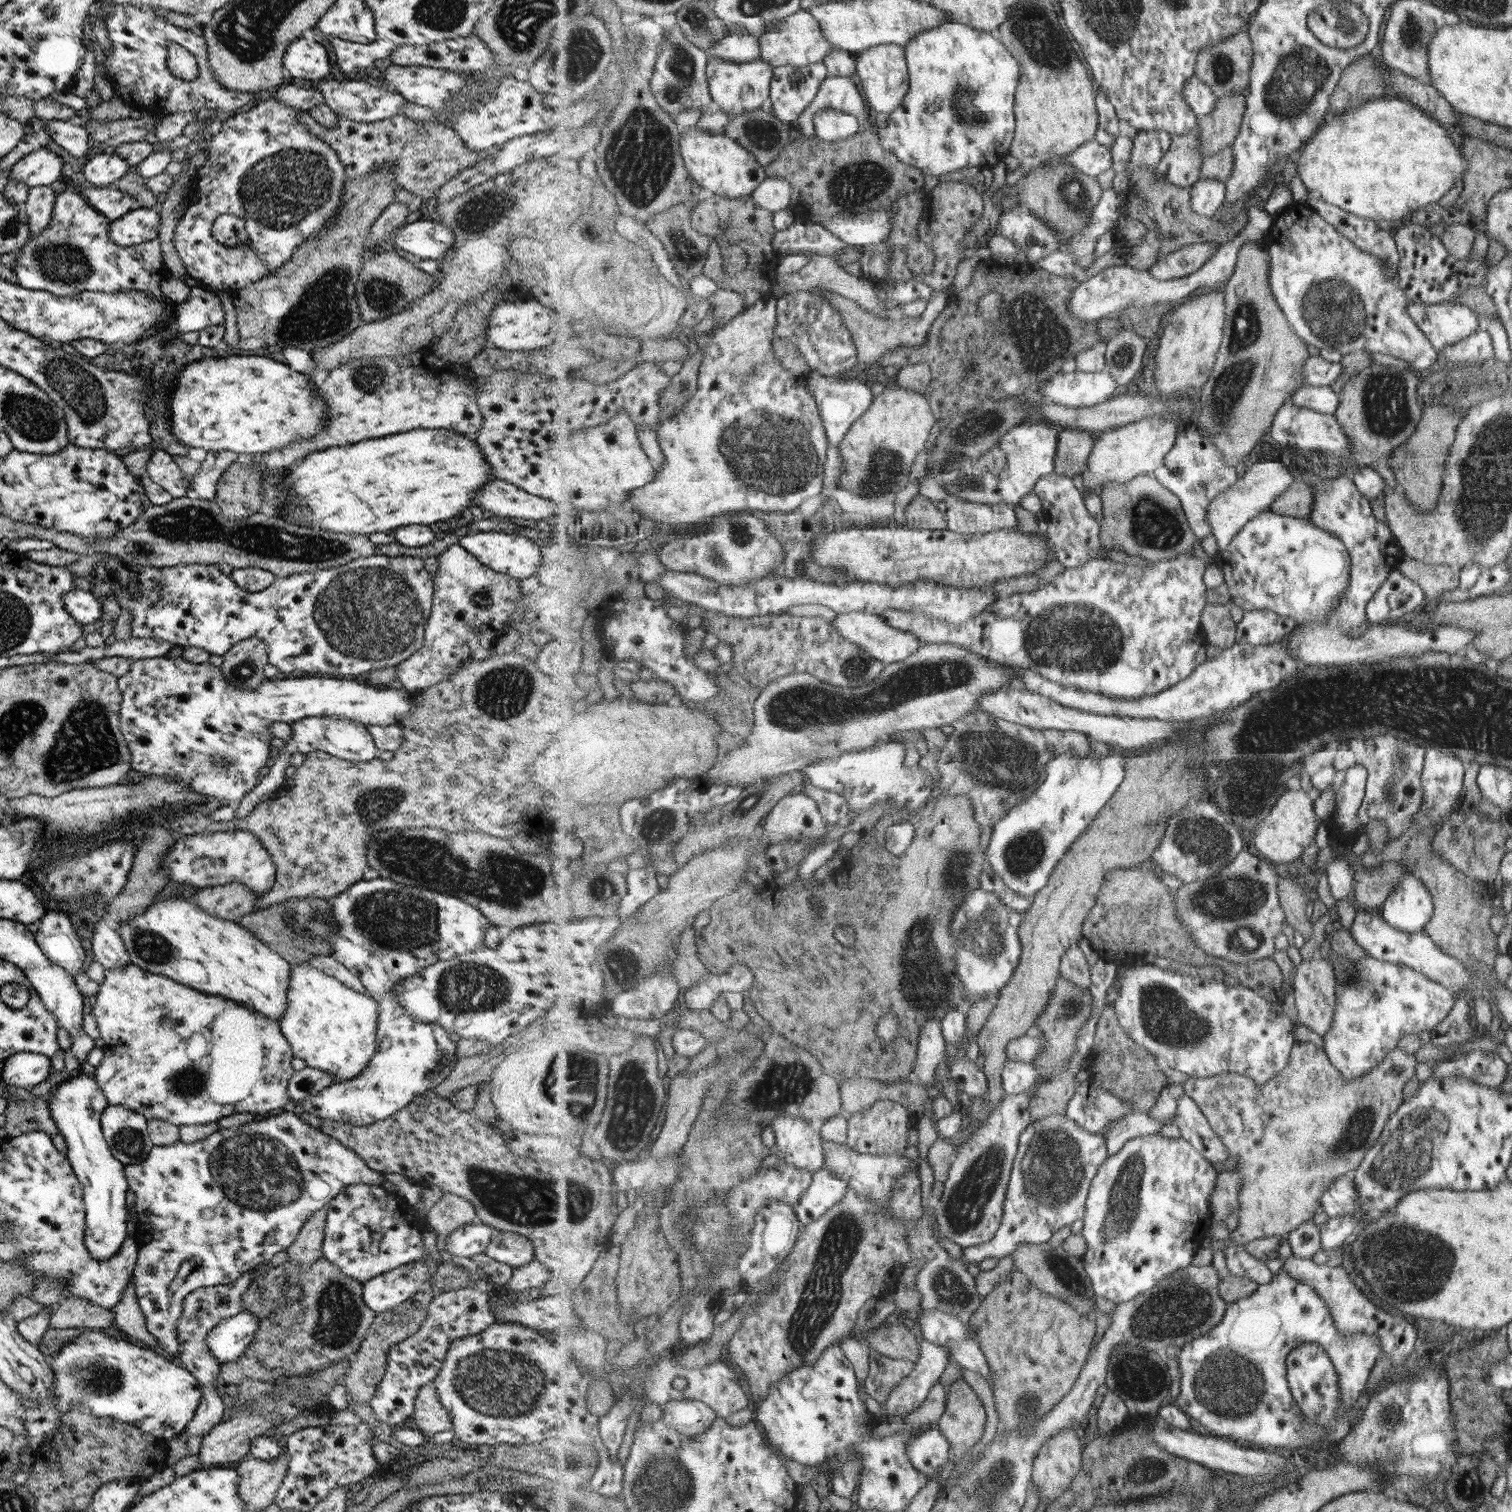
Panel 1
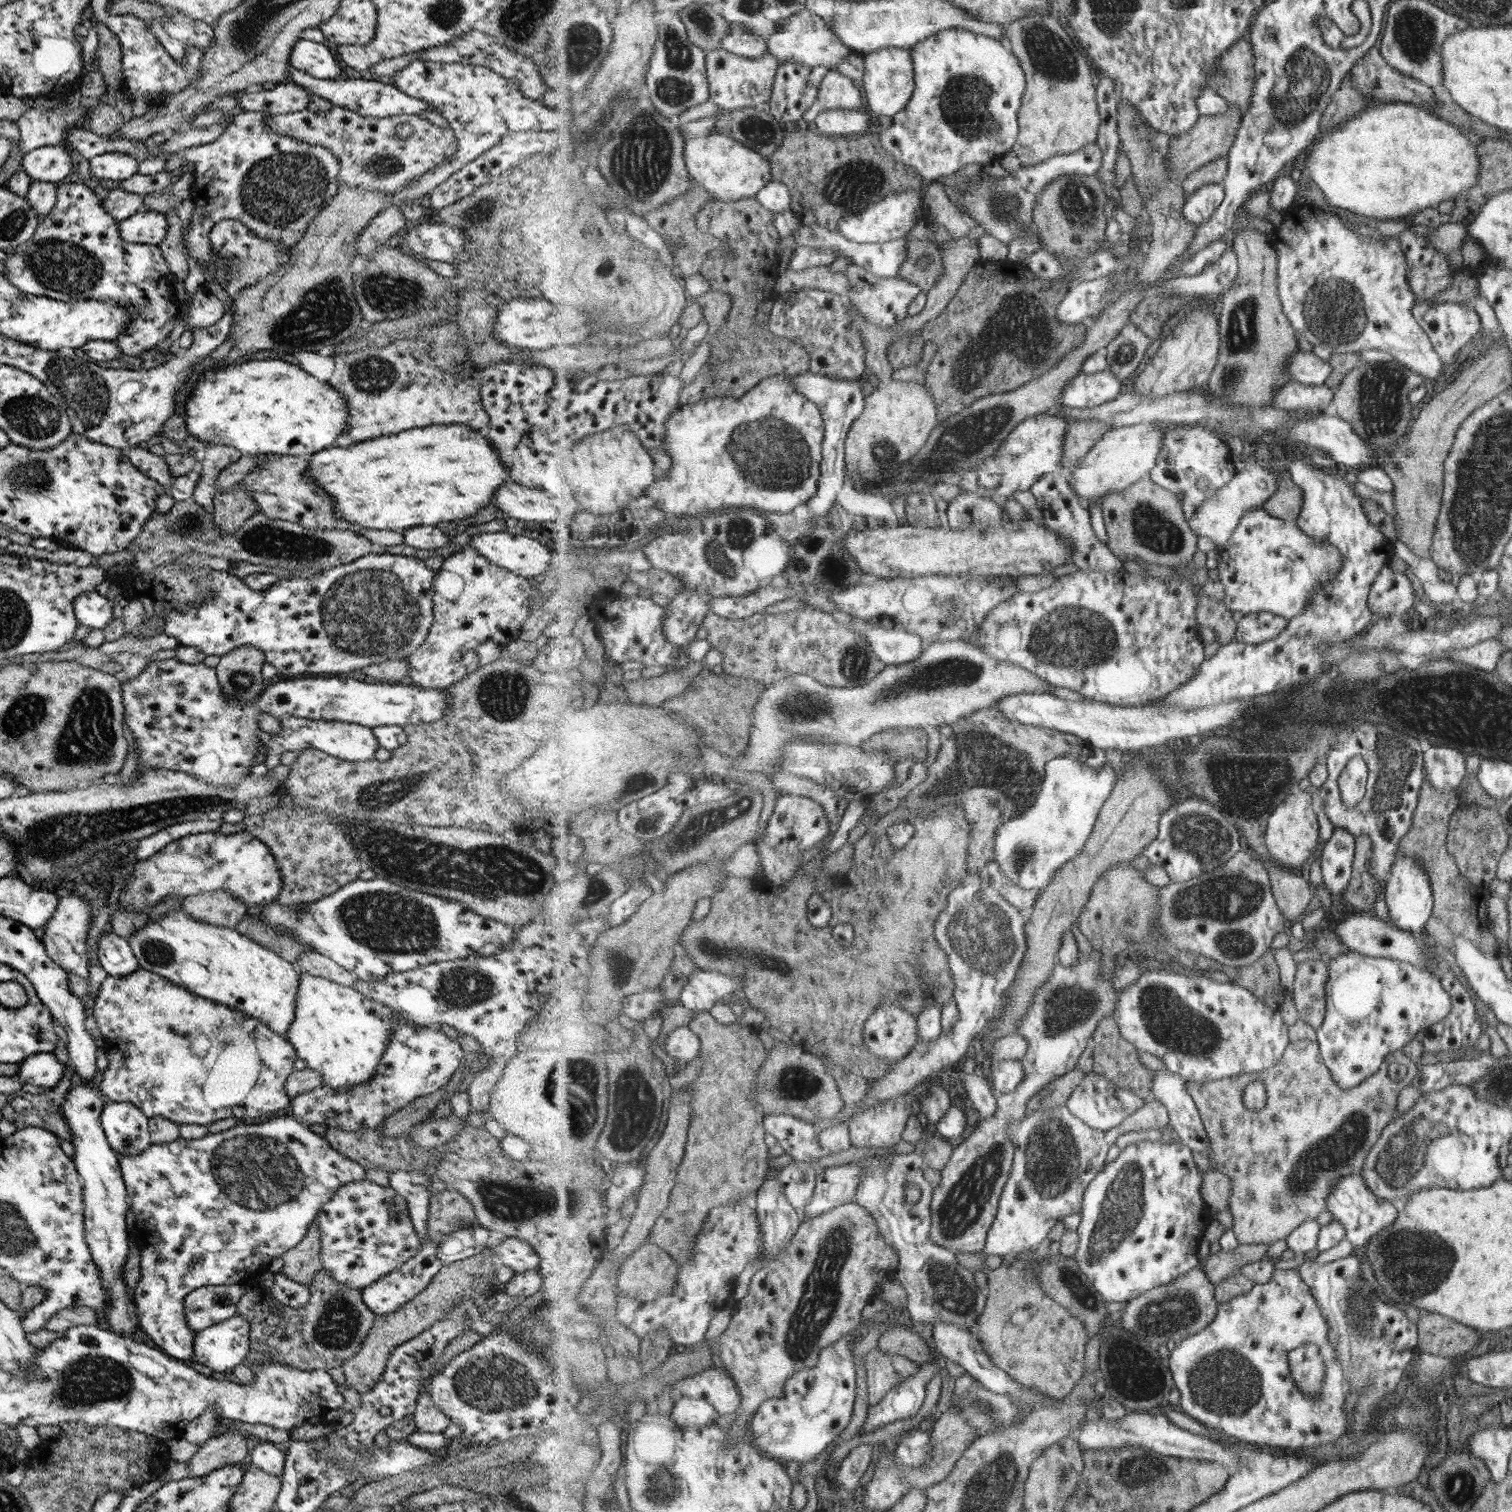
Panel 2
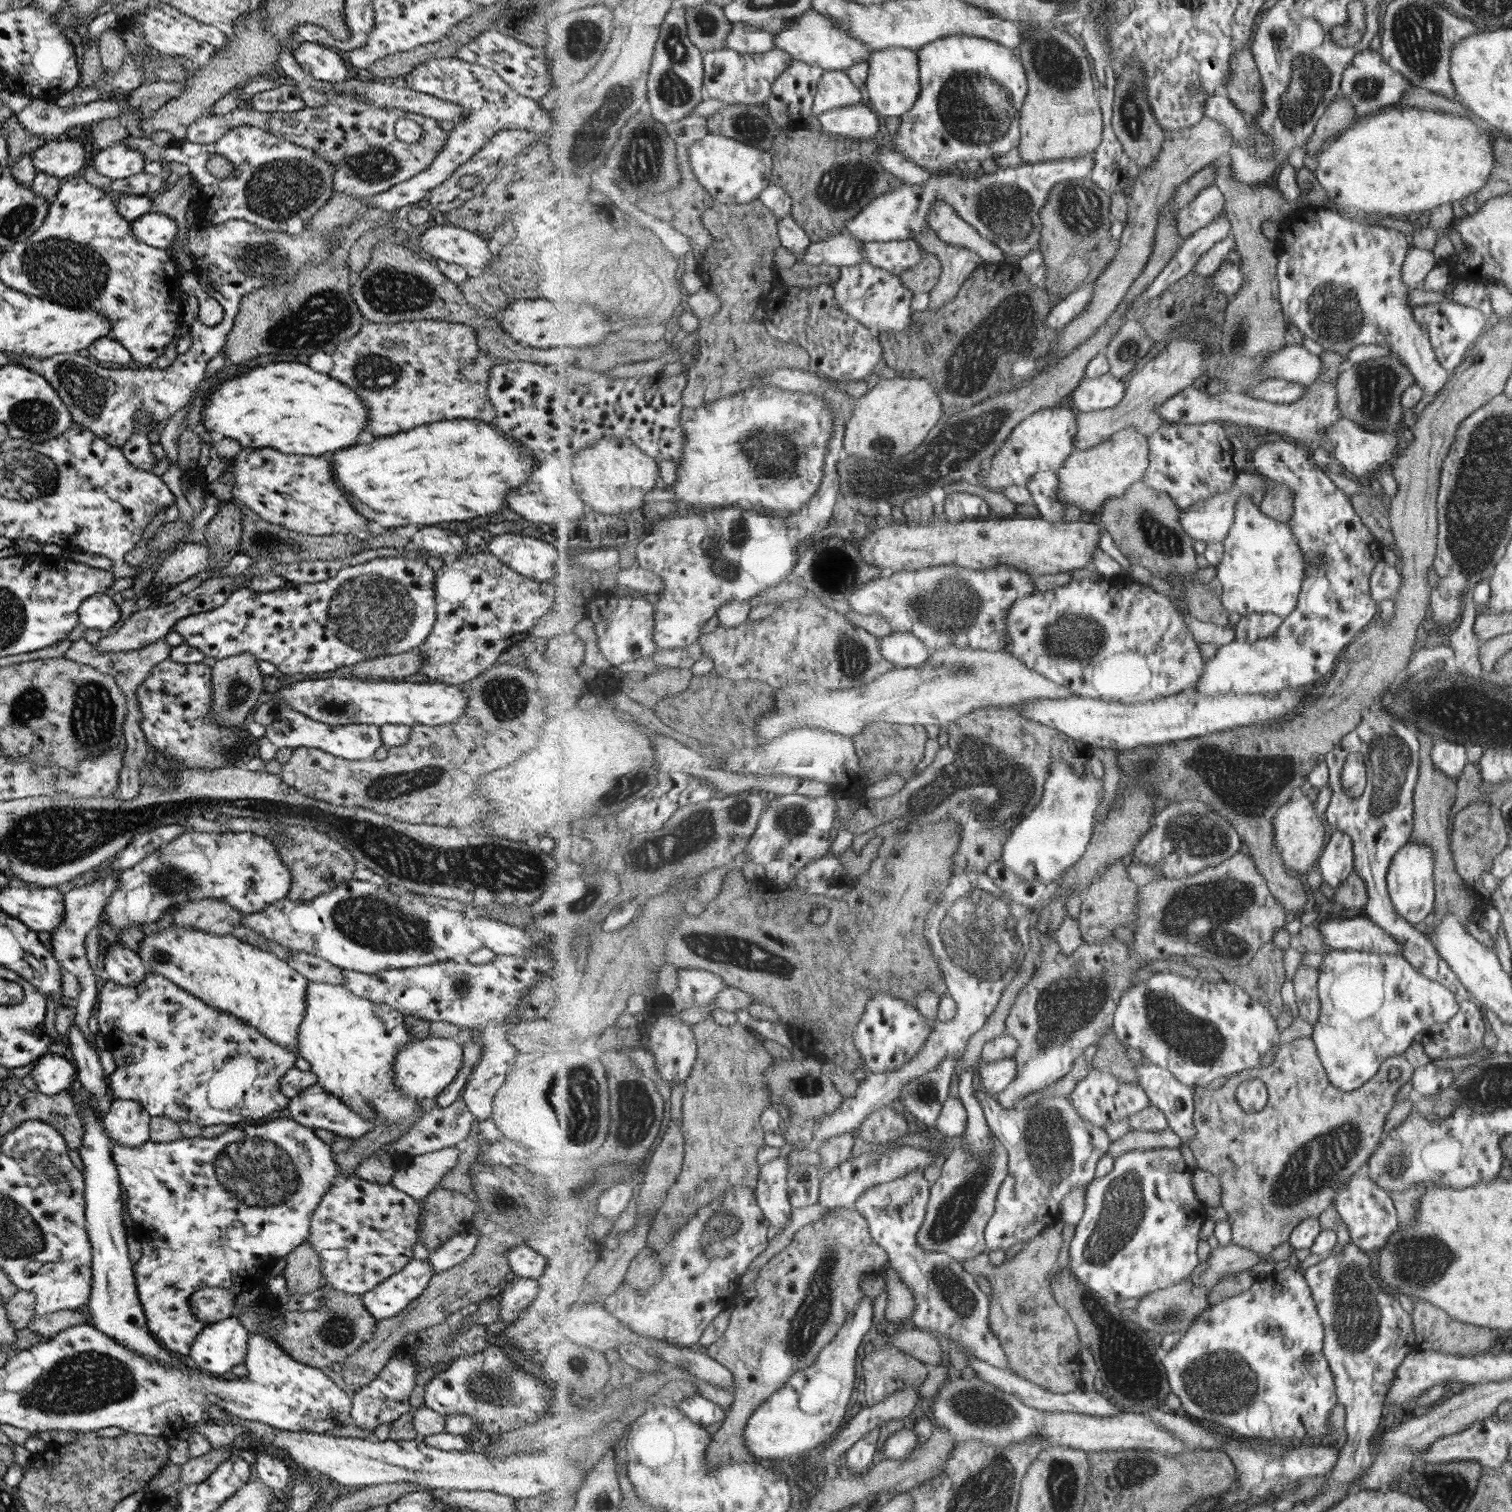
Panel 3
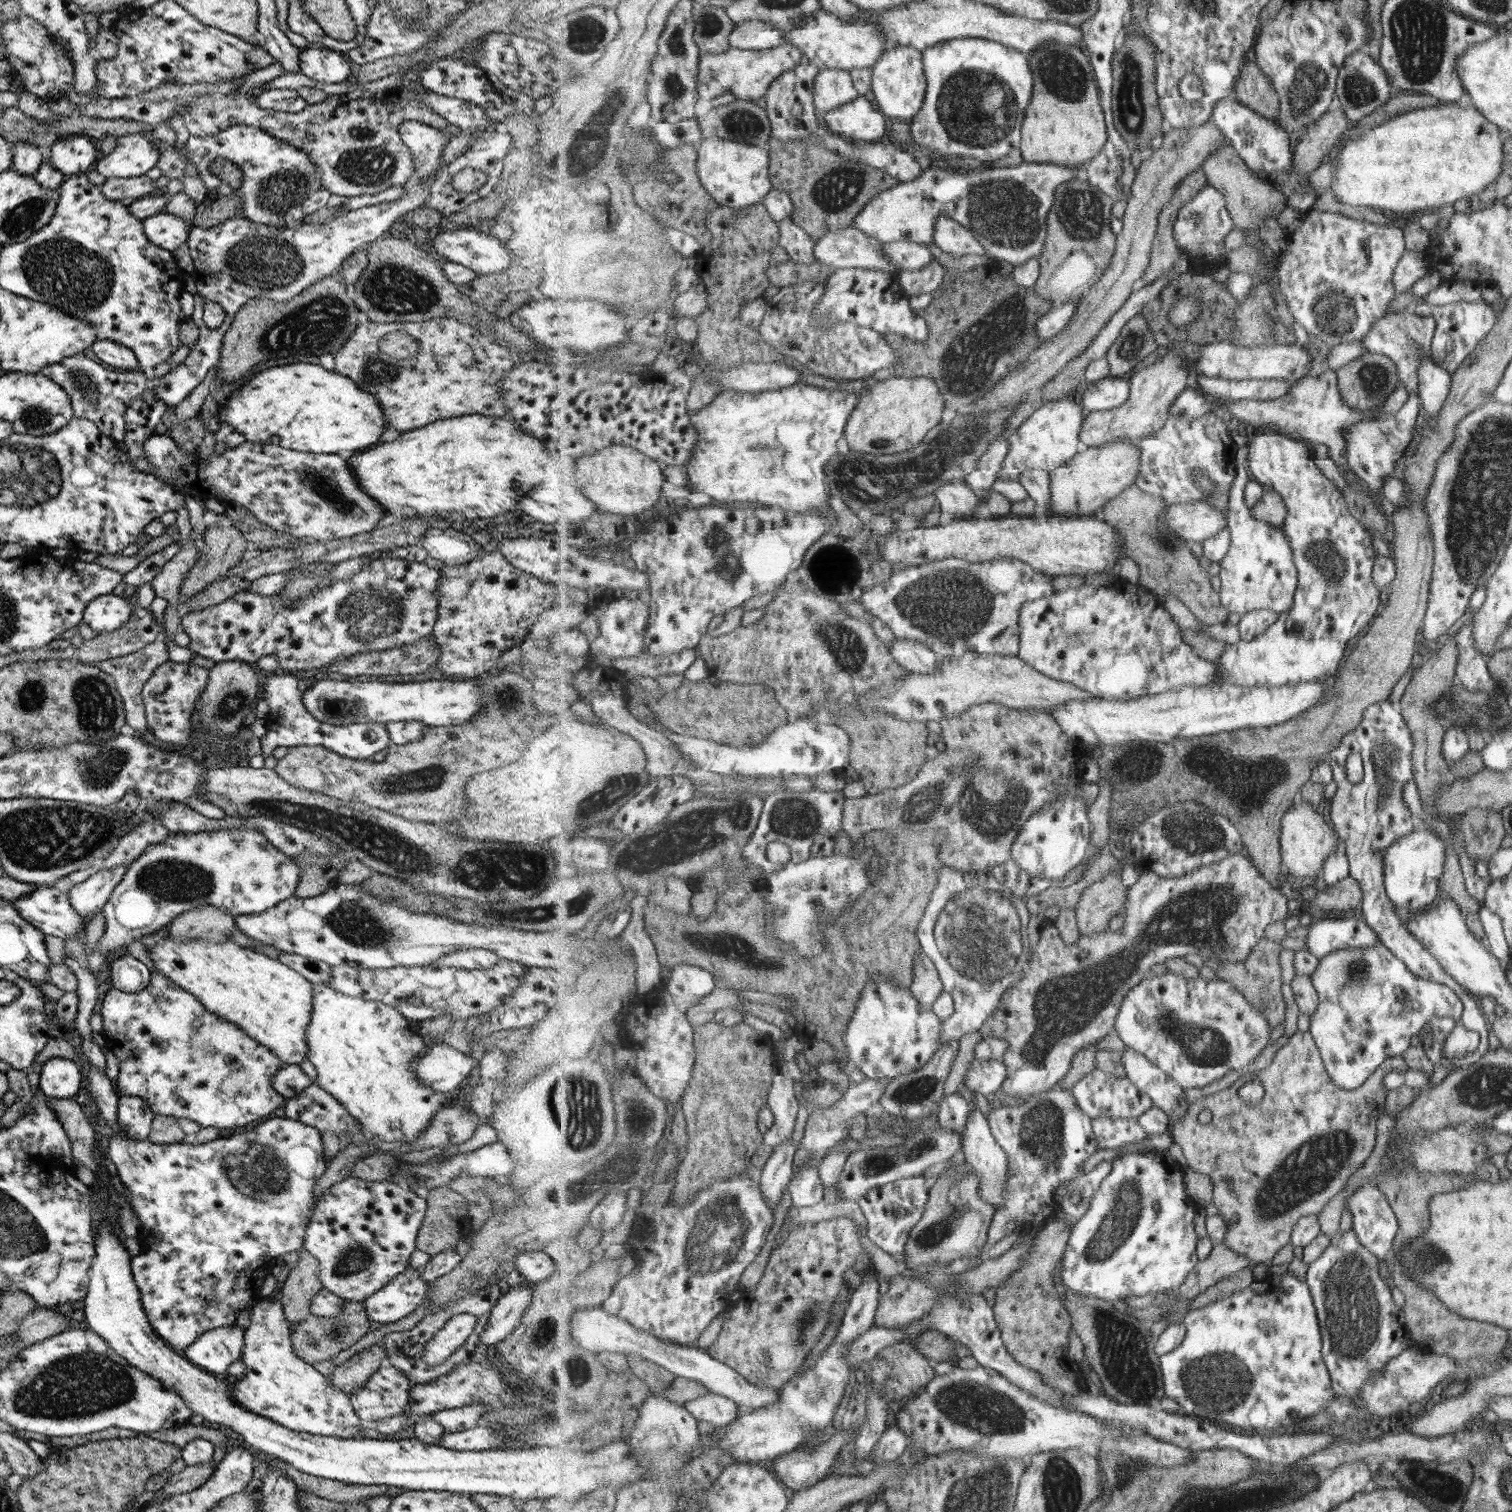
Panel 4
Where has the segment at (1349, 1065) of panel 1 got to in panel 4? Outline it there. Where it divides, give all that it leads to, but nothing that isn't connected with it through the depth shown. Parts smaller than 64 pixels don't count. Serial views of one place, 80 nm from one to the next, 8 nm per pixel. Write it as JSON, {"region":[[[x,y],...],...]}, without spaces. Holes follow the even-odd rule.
{"region":[[[1349,947],[1320,959],[1312,979],[1320,997],[1310,1029],[1333,1082],[1355,1090],[1387,1060],[1402,1056],[1411,1036],[1434,1017],[1455,1017],[1463,1011],[1460,998],[1447,984],[1415,976],[1389,947]]]}

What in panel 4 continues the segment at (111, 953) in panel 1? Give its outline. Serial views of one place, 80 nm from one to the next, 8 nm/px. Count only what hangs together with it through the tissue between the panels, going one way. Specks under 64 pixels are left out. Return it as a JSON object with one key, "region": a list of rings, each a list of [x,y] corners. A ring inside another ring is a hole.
{"region":[[[127,952],[115,956],[108,969],[111,986],[121,992],[143,990],[150,977],[148,968]]]}

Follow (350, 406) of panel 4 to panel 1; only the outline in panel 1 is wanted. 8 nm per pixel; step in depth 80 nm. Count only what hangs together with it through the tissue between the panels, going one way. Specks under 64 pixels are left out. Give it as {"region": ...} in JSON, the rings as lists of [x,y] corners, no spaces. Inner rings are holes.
{"region":[[[226,356],[223,358],[209,358],[201,357],[199,360],[191,361],[183,365],[177,374],[177,380],[171,382],[171,390],[169,390],[169,426],[171,434],[175,437],[175,441],[189,447],[190,450],[203,449],[206,453],[213,453],[217,451],[230,451],[235,452],[238,456],[241,455],[261,455],[273,451],[279,451],[287,448],[291,442],[305,442],[311,440],[315,433],[322,431],[327,424],[329,418],[329,409],[325,405],[325,401],[319,393],[314,382],[309,382],[308,376],[303,376],[301,373],[291,370],[281,360],[273,361],[263,356]]]}

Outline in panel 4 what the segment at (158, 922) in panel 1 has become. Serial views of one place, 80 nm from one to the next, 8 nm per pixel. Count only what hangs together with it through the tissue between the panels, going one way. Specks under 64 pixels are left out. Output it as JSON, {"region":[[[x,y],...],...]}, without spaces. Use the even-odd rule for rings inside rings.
{"region":[[[165,937],[146,951],[154,968],[161,975],[191,994],[207,1012],[233,1023],[253,1040],[273,1051],[282,1063],[298,1065],[306,1059],[308,1046],[305,1044],[305,1027],[311,1013],[312,983],[298,972],[277,959],[243,948],[230,940],[217,943],[207,940],[173,940]]]}

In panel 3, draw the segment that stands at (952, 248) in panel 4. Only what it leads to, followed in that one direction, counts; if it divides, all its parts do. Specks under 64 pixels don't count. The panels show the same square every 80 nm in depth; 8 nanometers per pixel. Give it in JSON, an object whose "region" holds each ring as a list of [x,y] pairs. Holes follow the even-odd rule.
{"region":[[[939,199],[930,212],[928,223],[939,233],[941,240],[958,247],[973,249],[987,263],[1000,262],[1007,257],[992,240],[983,238],[972,224],[959,216],[949,202]]]}

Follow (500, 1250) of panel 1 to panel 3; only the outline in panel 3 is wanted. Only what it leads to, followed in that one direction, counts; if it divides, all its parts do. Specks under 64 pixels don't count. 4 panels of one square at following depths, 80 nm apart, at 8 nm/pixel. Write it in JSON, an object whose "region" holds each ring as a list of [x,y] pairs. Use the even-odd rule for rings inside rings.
{"region":[[[519,1243],[506,1250],[506,1261],[515,1277],[535,1279],[544,1271],[546,1260],[527,1244]]]}

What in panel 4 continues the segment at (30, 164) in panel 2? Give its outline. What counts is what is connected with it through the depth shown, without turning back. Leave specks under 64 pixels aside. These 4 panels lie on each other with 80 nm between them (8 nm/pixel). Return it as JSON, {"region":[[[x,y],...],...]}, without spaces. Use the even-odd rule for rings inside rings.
{"region":[[[83,135],[69,136],[44,149],[48,163],[66,176],[83,174],[99,156],[98,144]]]}

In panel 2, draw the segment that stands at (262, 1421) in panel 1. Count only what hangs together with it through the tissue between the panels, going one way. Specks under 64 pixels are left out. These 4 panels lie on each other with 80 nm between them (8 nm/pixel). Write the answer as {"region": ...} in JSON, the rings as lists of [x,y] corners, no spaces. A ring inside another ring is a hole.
{"region":[[[227,1429],[218,1435],[209,1437],[186,1462],[189,1467],[189,1478],[209,1474],[213,1469],[236,1463],[244,1463],[244,1438],[248,1435]]]}

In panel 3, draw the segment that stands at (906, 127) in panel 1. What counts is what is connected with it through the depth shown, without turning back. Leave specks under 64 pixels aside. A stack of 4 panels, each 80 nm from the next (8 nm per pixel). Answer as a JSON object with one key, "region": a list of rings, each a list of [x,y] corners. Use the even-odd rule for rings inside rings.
{"region":[[[967,35],[941,38],[941,40],[927,44],[927,46],[918,50],[918,55],[920,56],[921,94],[919,95],[917,102],[913,105],[913,108],[900,117],[900,125],[896,135],[893,137],[885,136],[886,143],[888,143],[889,146],[894,147],[895,151],[904,154],[909,160],[922,166],[931,174],[947,173],[947,170],[949,170],[951,166],[955,166],[955,164],[961,162],[961,160],[981,160],[981,162],[983,162],[983,160],[995,160],[996,158],[1005,156],[1005,154],[1011,152],[1013,148],[1017,149],[1020,146],[1022,137],[1022,132],[1020,131],[1020,118],[1026,96],[1028,95],[1029,81],[1028,72],[1026,71],[1025,65],[1017,50],[1005,47],[993,40]]]}

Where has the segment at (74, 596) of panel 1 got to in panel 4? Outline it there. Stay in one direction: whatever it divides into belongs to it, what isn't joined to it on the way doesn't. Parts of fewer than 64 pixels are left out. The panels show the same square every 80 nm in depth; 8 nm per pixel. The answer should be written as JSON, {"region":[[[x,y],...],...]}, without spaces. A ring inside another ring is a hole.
{"region":[[[102,594],[91,599],[82,612],[82,622],[91,630],[111,632],[119,628],[131,614],[127,596]]]}

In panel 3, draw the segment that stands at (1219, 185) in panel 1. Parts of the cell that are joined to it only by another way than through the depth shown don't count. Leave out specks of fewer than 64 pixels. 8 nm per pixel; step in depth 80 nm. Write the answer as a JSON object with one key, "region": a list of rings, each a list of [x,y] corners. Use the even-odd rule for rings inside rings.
{"region":[[[1215,184],[1199,191],[1199,194],[1179,210],[1178,229],[1185,239],[1200,231],[1217,217],[1225,215],[1227,197]]]}

